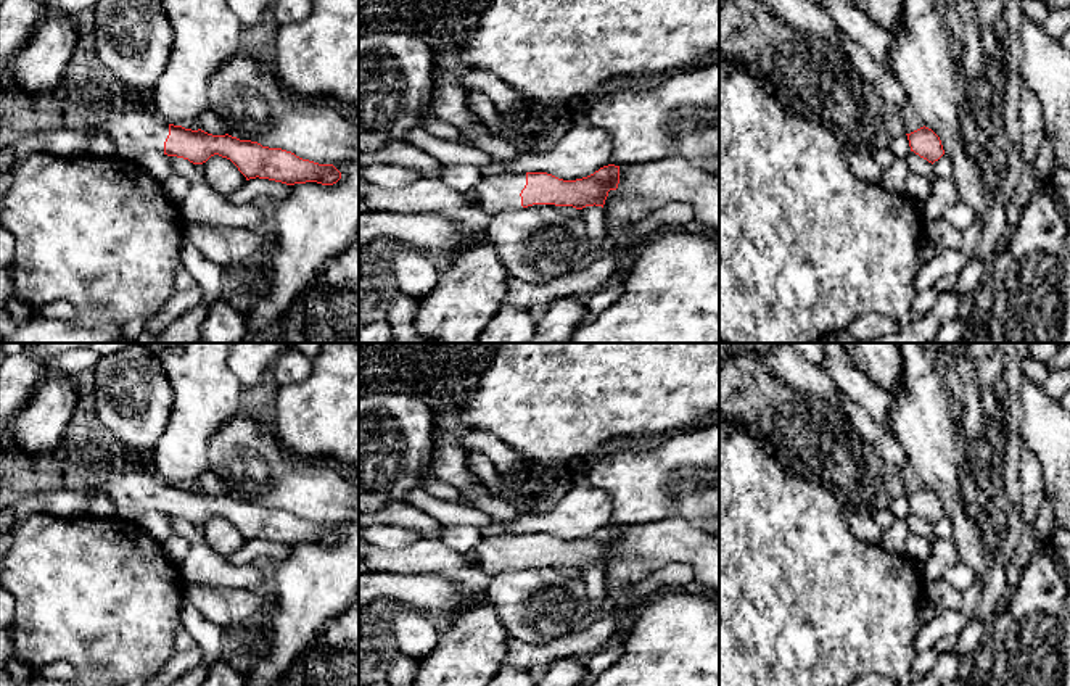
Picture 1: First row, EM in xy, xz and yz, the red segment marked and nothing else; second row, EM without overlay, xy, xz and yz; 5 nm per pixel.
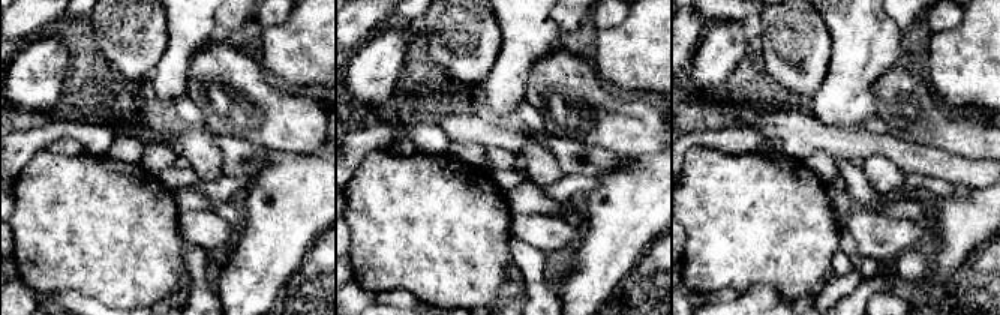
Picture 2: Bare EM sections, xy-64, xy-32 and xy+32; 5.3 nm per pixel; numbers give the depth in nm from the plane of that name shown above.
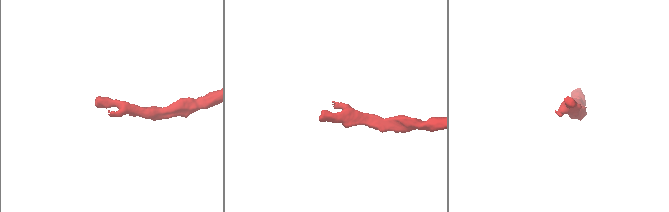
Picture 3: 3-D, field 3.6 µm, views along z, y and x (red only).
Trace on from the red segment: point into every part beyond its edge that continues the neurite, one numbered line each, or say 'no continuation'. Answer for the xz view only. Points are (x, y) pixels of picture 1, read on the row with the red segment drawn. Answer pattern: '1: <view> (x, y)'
1: xz (493, 194)

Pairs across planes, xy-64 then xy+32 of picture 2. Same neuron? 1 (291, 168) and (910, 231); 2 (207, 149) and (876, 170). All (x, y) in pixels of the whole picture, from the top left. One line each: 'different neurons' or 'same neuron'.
1: different neurons
2: same neuron

